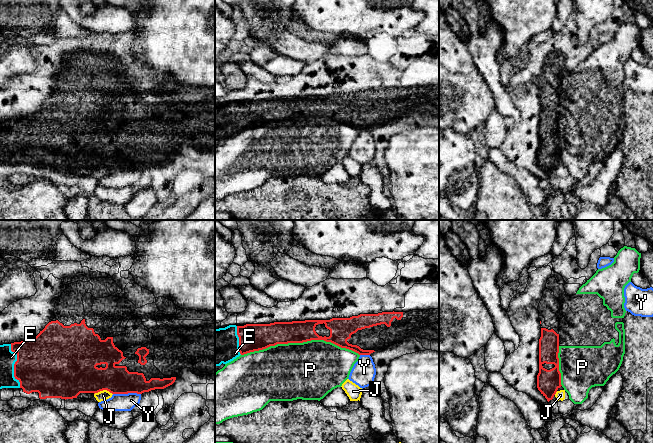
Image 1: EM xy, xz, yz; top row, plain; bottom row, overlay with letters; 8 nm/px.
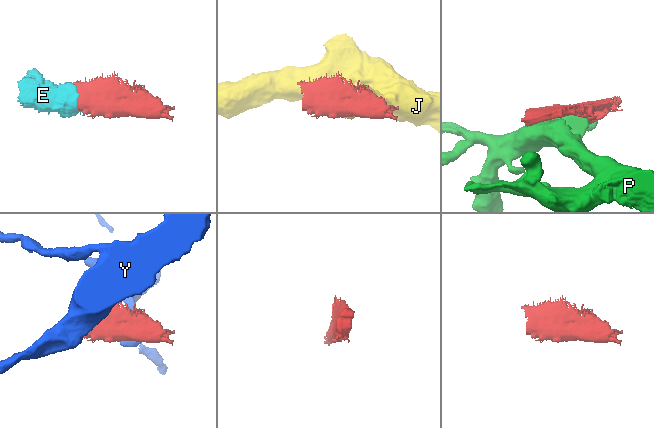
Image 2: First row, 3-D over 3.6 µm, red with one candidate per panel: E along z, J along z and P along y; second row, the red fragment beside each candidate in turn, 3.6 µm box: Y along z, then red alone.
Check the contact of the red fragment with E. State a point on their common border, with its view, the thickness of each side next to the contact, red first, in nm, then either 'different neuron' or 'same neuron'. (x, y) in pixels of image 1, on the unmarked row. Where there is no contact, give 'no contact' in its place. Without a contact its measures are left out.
xy (14, 141) | 460/130 nm | same neuron

